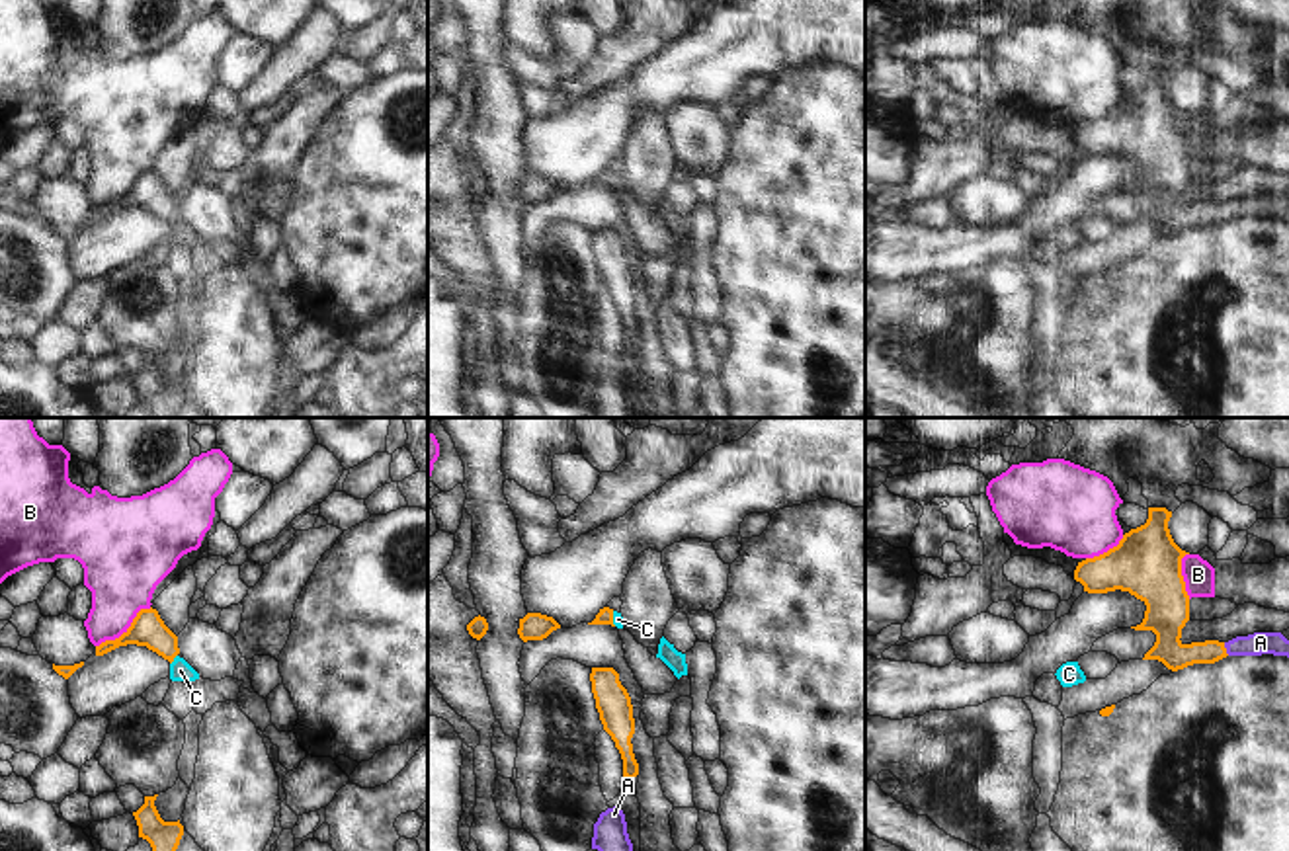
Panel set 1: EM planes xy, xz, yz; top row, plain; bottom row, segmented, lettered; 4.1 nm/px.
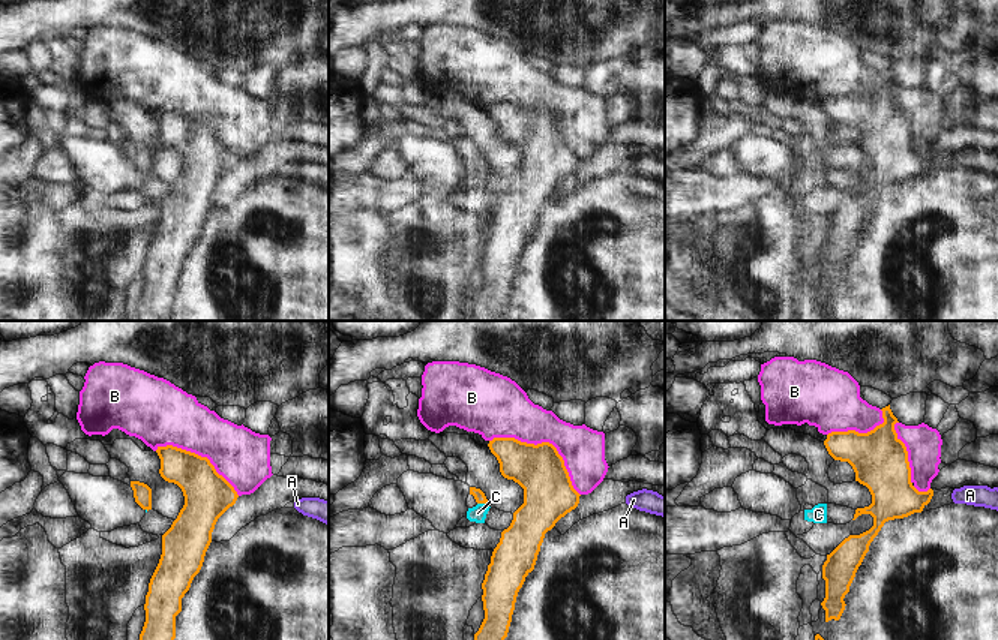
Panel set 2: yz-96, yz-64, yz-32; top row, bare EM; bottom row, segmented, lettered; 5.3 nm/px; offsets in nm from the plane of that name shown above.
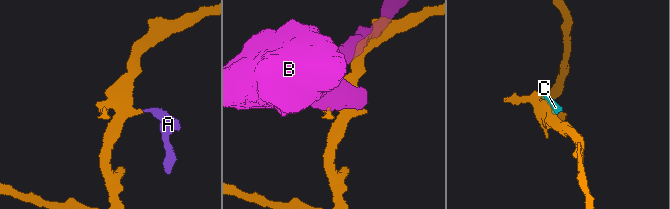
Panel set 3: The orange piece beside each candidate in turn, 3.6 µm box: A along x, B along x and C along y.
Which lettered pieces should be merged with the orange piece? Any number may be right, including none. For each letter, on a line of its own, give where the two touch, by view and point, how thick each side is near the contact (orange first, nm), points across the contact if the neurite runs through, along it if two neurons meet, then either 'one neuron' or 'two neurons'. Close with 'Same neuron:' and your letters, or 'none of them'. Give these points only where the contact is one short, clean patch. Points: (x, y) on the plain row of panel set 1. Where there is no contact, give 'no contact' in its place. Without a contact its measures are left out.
A: yz (1225, 211) | 120/100 nm | across yz (1168, 211), (1172, 215), (1225, 211), (1260, 205) | one neuron
B: xy (127, 192) | 140/320 nm | two neurons
C: xy (172, 223) | 140/90 nm | across xy (147, 192), (172, 223), (180, 233) | one neuron
Same neuron: A, C

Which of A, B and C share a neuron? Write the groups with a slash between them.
A C / B

